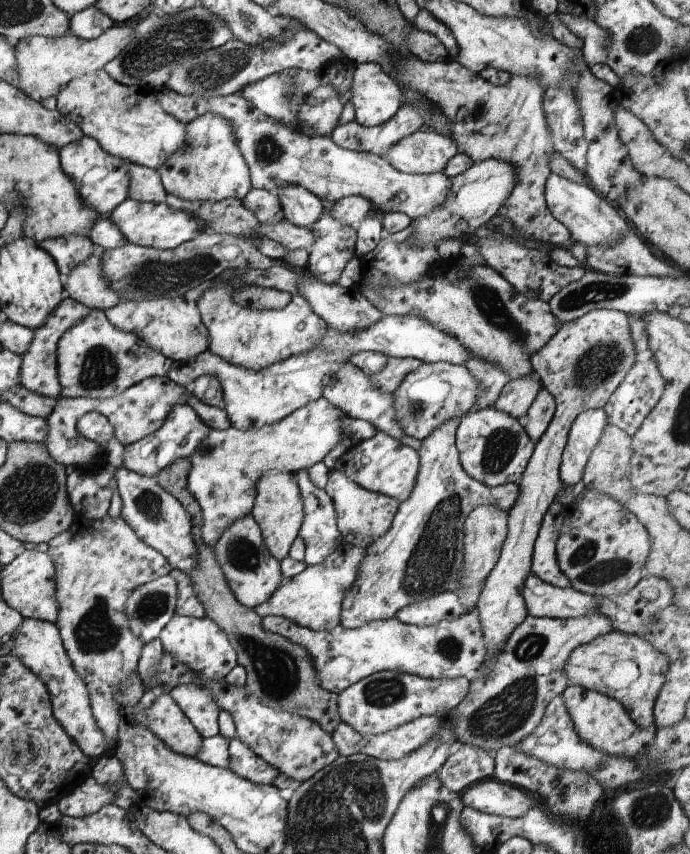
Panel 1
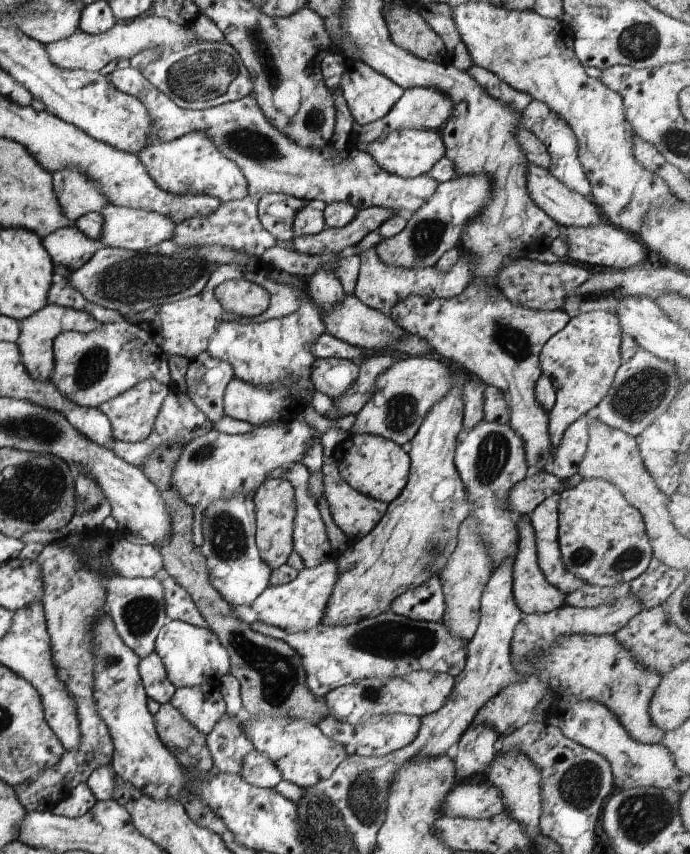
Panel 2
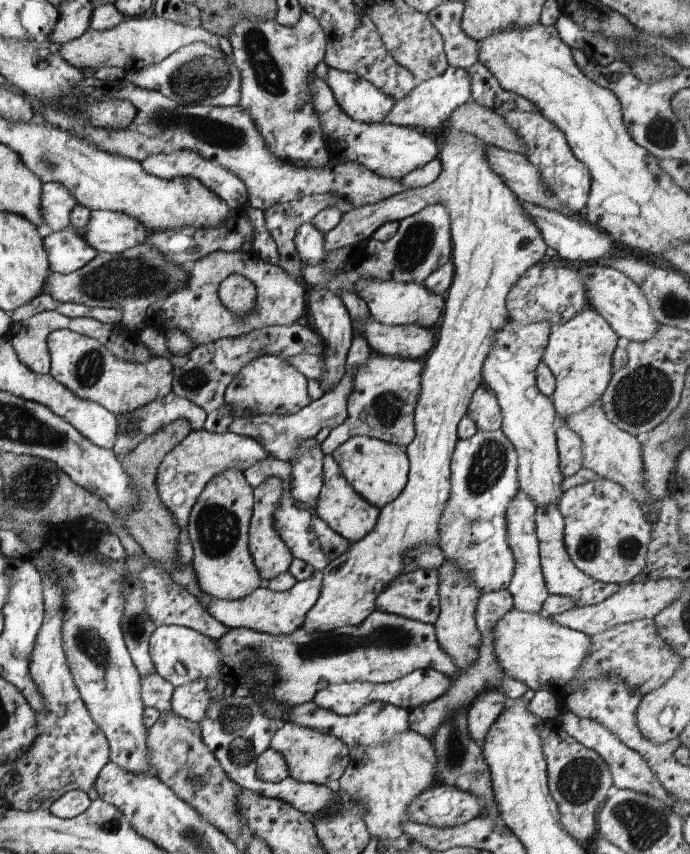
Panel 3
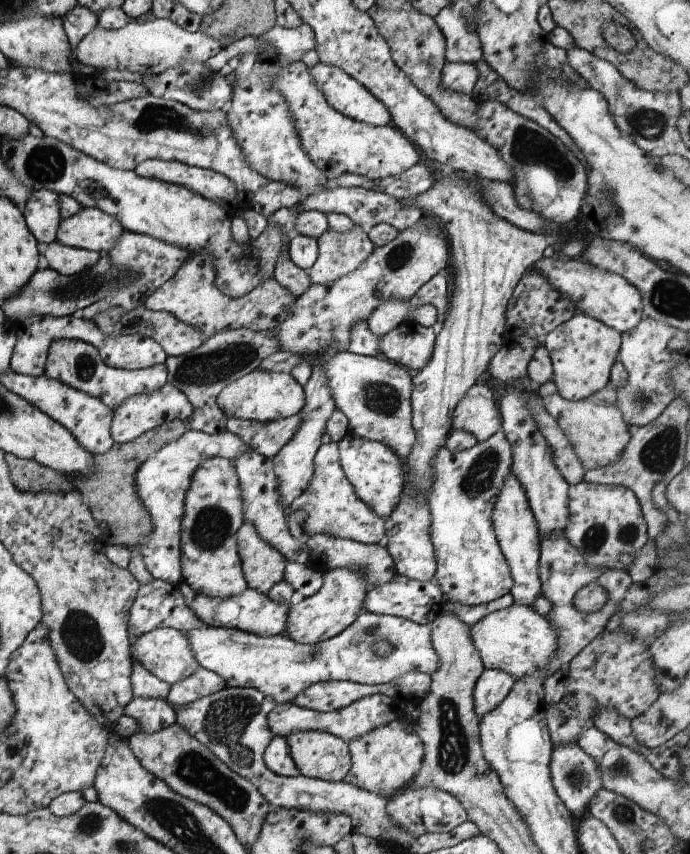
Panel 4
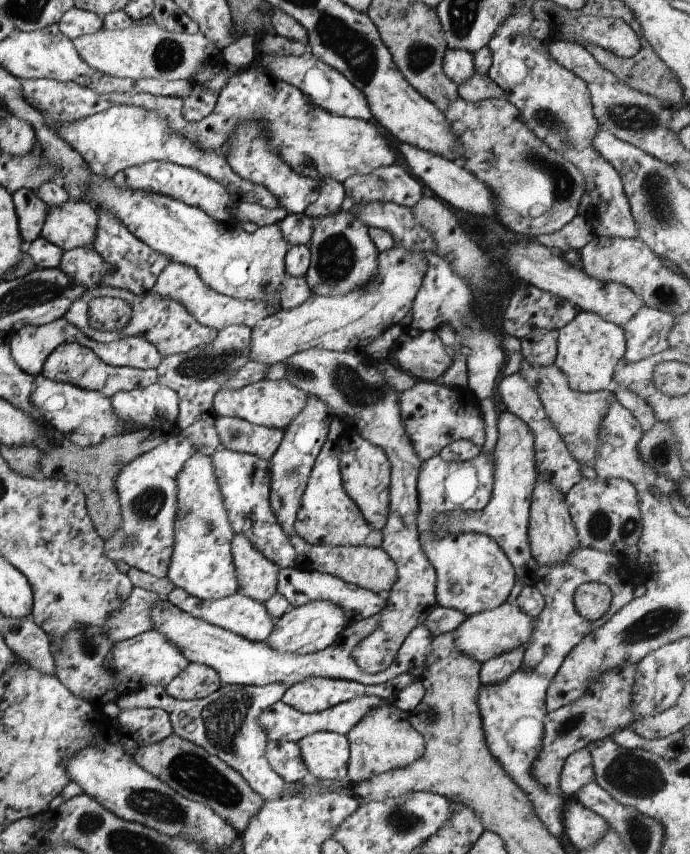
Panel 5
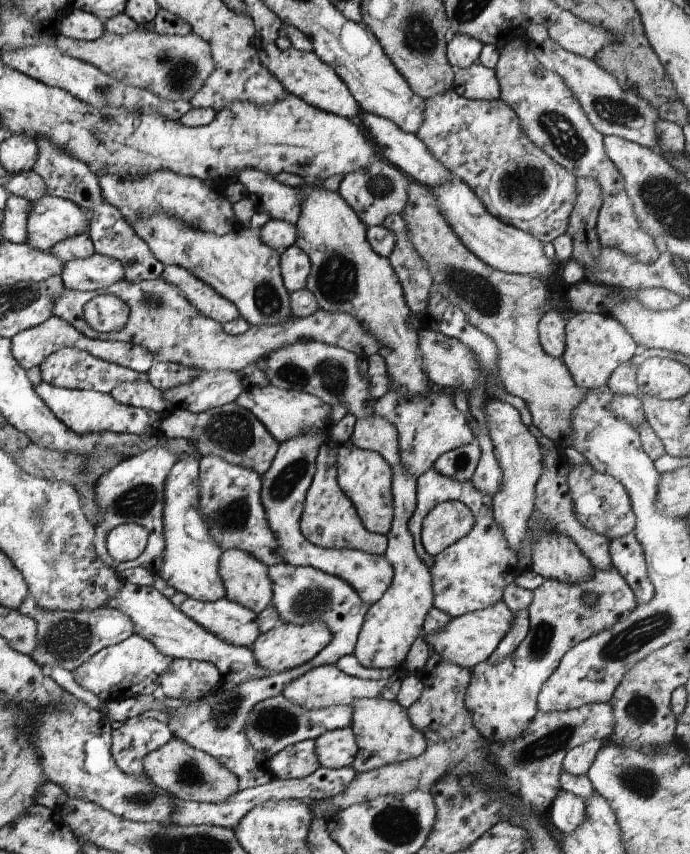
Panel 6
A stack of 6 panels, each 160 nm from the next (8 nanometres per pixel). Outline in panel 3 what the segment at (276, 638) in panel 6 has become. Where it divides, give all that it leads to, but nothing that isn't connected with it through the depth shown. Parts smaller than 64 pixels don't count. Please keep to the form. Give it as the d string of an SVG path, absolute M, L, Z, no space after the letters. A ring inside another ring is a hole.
M444 129L440 138L441 171L438 178L428 186L404 189L402 192L378 201L374 204L362 205L358 208L334 193L317 194L300 197L287 203L278 203L264 211L268 232L272 235L279 254L278 266L286 275L293 279L301 276L303 262L295 247L297 230L304 223L310 223L317 212L334 207L344 215L338 224L329 230L325 238L325 250L330 252L342 247L362 244L372 233L383 224L390 221L401 221L410 215L415 215L430 205L441 204L447 208L451 222L452 254L454 278L447 290L442 315L435 329L436 341L433 349L424 358L421 372L421 387L415 402L413 423L415 428L414 440L405 448L409 458L408 480L400 496L390 504L381 508L376 526L362 540L351 545L334 560L331 560L323 572L323 581L318 600L308 609L301 626L308 634L333 631L334 629L359 625L375 609L378 593L398 575L405 572L405 552L409 548L422 543L432 543L437 546L438 523L450 492L450 463L453 450L458 442L457 426L467 414L474 391L481 385L483 364L488 358L495 343L495 335L509 319L507 311L507 296L516 281L537 262L544 258L547 248L542 238L541 230L524 212L521 201L504 184L497 173L492 172L487 161L487 148L483 140L477 136Z

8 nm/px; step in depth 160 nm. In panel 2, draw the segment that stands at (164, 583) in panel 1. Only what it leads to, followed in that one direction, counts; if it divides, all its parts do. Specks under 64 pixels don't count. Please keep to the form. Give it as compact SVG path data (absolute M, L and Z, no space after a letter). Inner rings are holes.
M112 571L103 580L104 588L106 589L106 608L114 621L116 630L122 640L139 656L140 659L146 658L155 652L155 640L158 636L161 626L164 626L169 621L165 613L165 605L163 604L163 586L156 577L121 577L118 573Z

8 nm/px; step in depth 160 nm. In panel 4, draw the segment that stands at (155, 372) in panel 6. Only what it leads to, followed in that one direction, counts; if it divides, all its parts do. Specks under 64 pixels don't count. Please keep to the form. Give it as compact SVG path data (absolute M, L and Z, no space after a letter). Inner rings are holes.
M239 328L217 332L189 353L166 358L167 382L181 390L193 408L187 422L188 428L209 435L226 431L228 418L217 403L220 391L235 380L245 377L256 369L264 358L270 356L270 353L278 350L281 349L271 329L255 331Z

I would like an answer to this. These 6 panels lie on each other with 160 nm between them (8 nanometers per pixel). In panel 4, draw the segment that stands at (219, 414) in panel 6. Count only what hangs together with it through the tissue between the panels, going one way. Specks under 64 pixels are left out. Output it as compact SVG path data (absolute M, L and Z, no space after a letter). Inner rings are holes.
M300 414L265 423L227 419L227 431L240 436L250 450L272 458L292 438L300 423Z

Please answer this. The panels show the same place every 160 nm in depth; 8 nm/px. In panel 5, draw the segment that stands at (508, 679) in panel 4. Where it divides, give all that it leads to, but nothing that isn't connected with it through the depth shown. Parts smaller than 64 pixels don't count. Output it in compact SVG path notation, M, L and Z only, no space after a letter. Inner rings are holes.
M518 645L516 648L503 652L485 663L481 663L480 678L484 685L493 685L506 680L515 670L518 670L519 664L523 661L525 648Z

